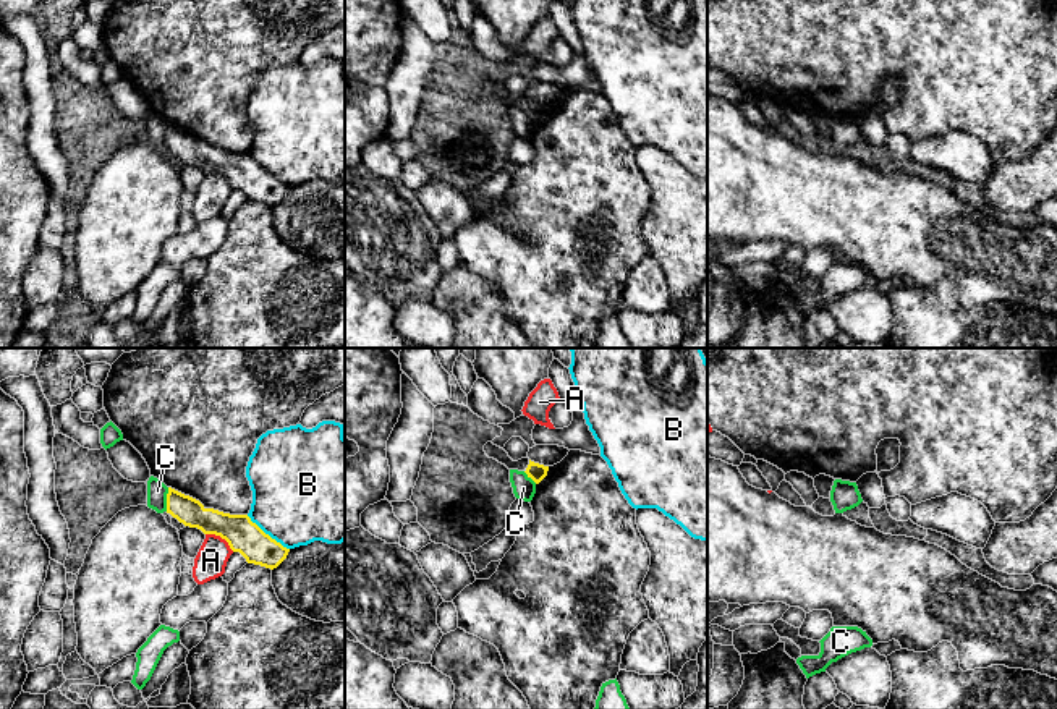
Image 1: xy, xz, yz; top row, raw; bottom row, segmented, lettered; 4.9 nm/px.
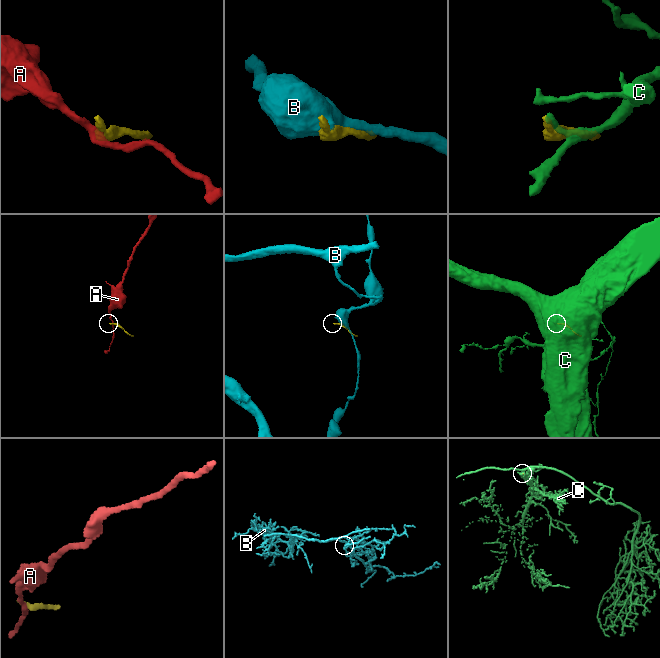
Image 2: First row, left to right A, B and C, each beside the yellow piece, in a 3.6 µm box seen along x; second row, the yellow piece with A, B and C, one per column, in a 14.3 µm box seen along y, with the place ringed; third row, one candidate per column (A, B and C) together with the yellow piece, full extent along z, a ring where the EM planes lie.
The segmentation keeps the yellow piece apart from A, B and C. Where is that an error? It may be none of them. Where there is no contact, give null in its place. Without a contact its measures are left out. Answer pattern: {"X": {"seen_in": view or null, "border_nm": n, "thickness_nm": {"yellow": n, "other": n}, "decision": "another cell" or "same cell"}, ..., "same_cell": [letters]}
{"A": {"seen_in": "xy", "border_nm": 170, "thickness_nm": {"yellow": 170, "other": 160}, "decision": "another cell"}, "B": {"seen_in": "xy", "border_nm": 280, "thickness_nm": {"yellow": 170, "other": 480}, "decision": "another cell"}, "C": {"seen_in": "xy", "border_nm": 120, "thickness_nm": {"yellow": 140, "other": 100}, "decision": "another cell"}, "same_cell": []}

